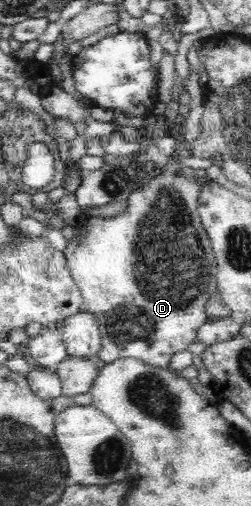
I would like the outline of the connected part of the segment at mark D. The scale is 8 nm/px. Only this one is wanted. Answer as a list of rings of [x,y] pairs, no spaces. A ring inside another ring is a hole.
[[[170,171],[161,172],[149,180],[141,180],[138,188],[133,189],[133,192],[127,198],[127,208],[115,216],[102,218],[101,216],[84,216],[80,215],[78,225],[75,226],[75,232],[71,240],[68,240],[68,245],[64,250],[65,260],[69,265],[69,272],[73,277],[73,282],[77,285],[81,293],[81,310],[93,314],[97,319],[99,330],[101,331],[102,347],[98,352],[98,356],[109,363],[120,358],[130,358],[141,361],[150,367],[156,369],[167,369],[171,358],[188,348],[189,344],[194,342],[195,332],[209,318],[205,316],[205,302],[211,294],[215,293],[217,279],[215,278],[216,258],[208,232],[203,226],[198,206],[200,203],[200,194],[203,186],[199,184],[196,177],[178,176]]]

